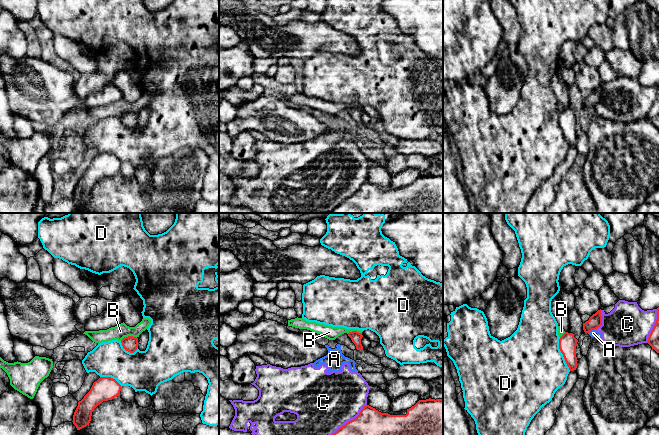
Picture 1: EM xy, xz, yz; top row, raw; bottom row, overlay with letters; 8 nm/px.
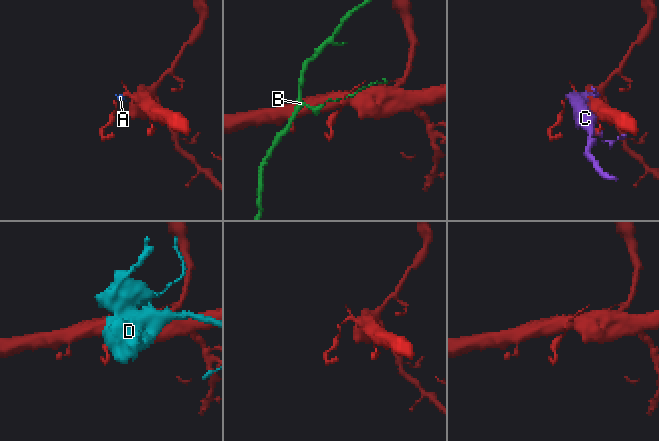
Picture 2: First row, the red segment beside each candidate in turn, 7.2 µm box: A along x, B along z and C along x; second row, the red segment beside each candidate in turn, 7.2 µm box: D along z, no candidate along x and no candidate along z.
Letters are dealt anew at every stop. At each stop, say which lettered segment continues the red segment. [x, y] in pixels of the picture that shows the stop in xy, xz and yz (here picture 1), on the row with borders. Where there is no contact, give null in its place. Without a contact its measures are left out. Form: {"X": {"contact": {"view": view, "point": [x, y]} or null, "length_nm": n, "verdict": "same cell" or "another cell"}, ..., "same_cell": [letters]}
{"A": {"contact": {"view": "yz", "point": [591, 330]}, "length_nm": 70, "verdict": "another cell"}, "B": {"contact": {"view": "xy", "point": [128, 336]}, "length_nm": 140, "verdict": "another cell"}, "C": {"contact": {"view": "xz", "point": [349, 421]}, "length_nm": 380, "verdict": "another cell"}, "D": {"contact": {"view": "yz", "point": [562, 353]}, "length_nm": 280, "verdict": "another cell"}, "same_cell": []}

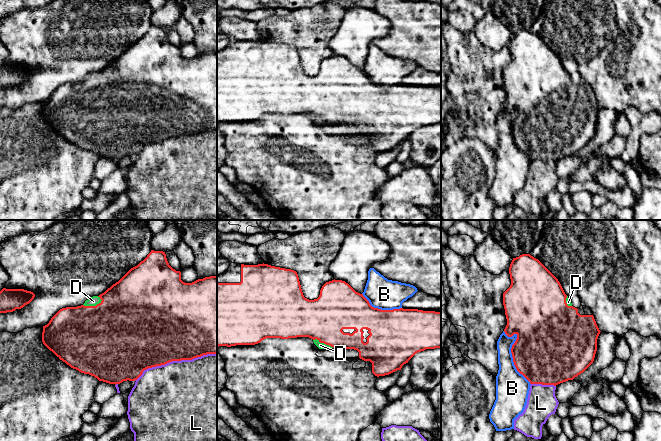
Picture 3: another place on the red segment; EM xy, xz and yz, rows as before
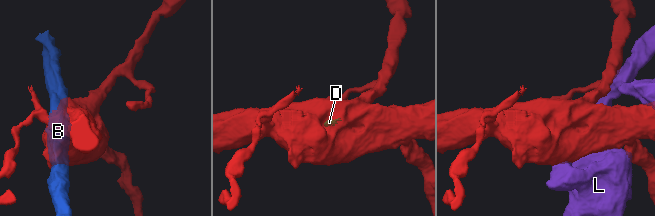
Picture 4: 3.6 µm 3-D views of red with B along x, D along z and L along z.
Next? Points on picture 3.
{"B": {"contact": {"view": "yz", "point": [511, 352]}, "length_nm": 480, "verdict": "another cell"}, "D": {"contact": {"view": "xy", "point": [92, 306]}, "length_nm": 170, "verdict": "same cell"}, "L": {"contact": {"view": "xy", "point": [174, 360]}, "length_nm": 700, "verdict": "another cell"}, "same_cell": ["D"]}

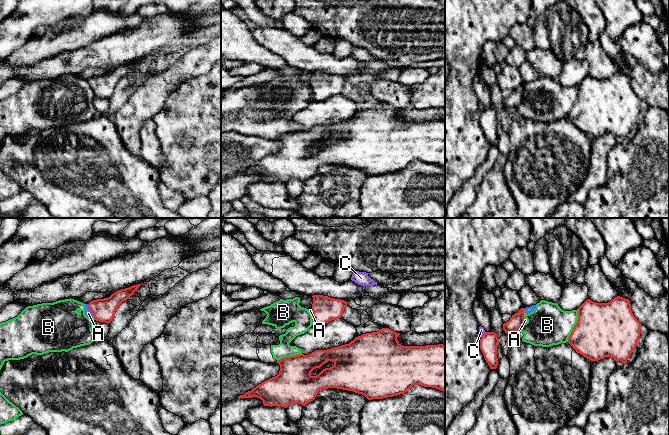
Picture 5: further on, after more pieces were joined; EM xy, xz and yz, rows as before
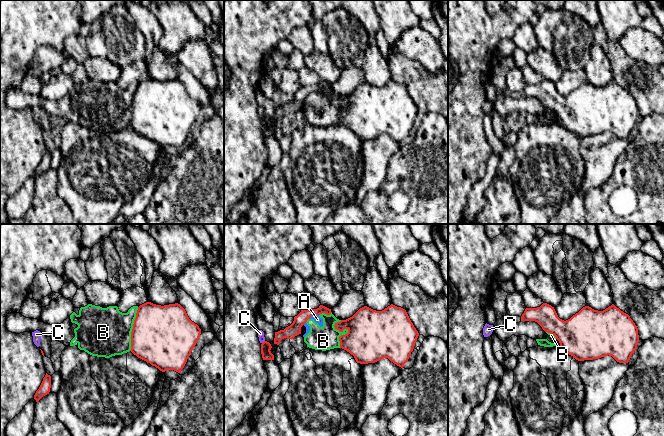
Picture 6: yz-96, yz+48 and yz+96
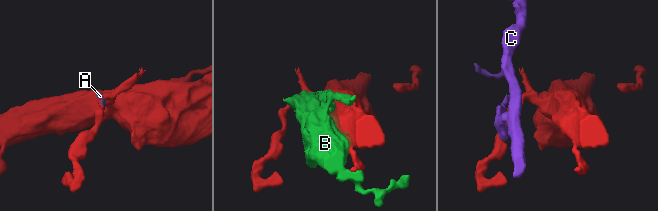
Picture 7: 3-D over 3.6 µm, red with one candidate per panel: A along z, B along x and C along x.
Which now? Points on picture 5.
{"A": {"contact": {"view": "xy", "point": [91, 312]}, "length_nm": 140, "verdict": "another cell"}, "B": {"contact": {"view": "yz", "point": [575, 325]}, "length_nm": 280, "verdict": "another cell"}, "C": {"contact": {"view": "yz", "point": [483, 335]}, "length_nm": 60, "verdict": "another cell"}, "same_cell": []}

